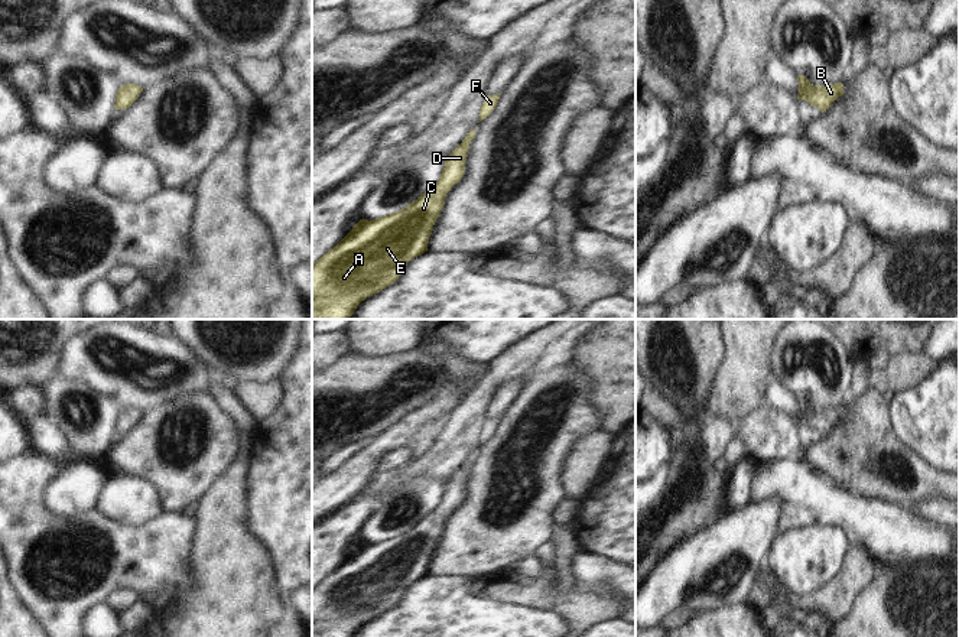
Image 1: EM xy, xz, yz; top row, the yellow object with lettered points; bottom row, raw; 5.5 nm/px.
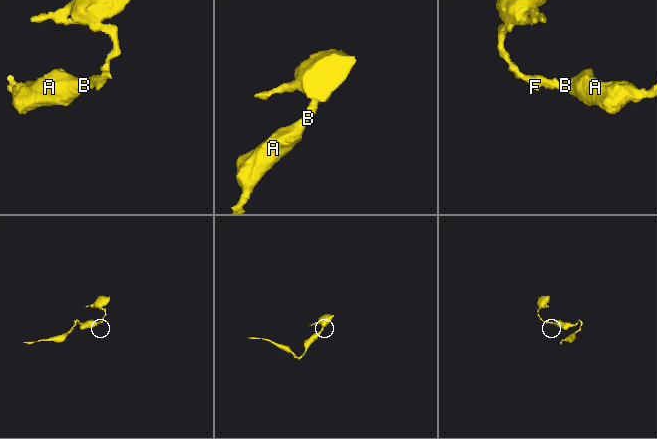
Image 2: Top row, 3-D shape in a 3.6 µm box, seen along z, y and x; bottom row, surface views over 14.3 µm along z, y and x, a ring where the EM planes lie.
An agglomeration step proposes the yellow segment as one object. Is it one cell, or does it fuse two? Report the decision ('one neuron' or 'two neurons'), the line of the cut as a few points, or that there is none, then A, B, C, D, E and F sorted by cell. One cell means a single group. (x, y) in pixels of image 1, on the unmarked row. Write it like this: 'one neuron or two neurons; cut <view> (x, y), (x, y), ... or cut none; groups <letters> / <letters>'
one neuron; cut none; groups A B C D E F

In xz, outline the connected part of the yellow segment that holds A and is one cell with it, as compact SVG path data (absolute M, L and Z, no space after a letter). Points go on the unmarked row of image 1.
M475 452L445 481L441 501L429 514L397 536L370 545L360 543L334 572L312 588L312 637L354 637L363 624L393 608L412 582L428 575L445 520L465 497L474 459Z

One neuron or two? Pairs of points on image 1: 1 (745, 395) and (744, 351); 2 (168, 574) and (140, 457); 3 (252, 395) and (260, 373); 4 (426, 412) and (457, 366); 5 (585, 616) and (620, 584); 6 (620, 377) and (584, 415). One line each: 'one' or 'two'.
1: one
2: two
3: two
4: two
5: two
6: two

